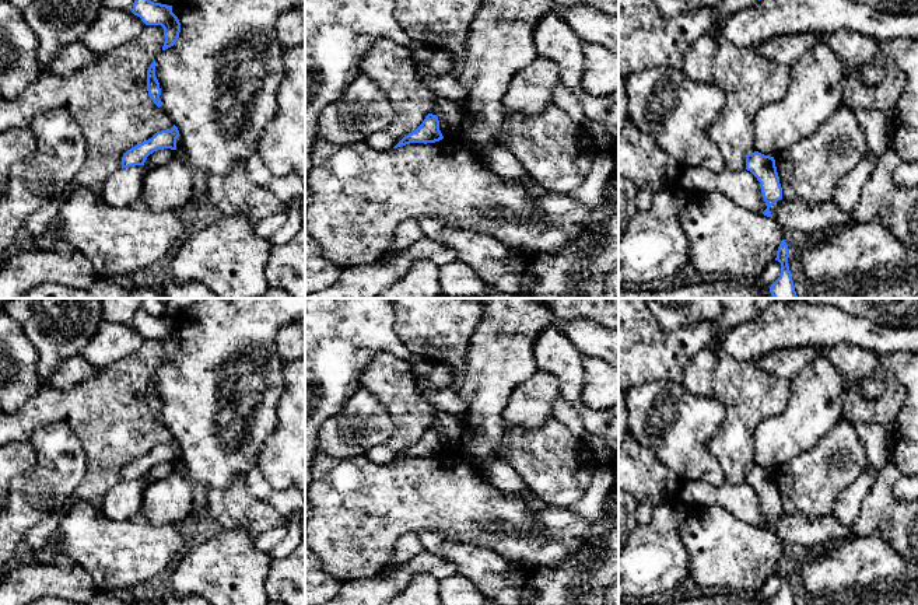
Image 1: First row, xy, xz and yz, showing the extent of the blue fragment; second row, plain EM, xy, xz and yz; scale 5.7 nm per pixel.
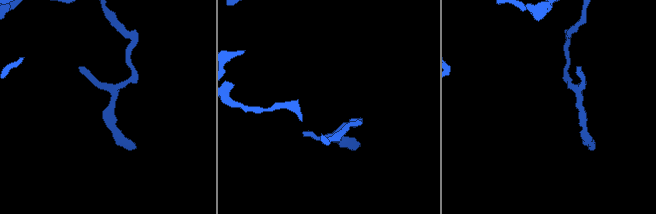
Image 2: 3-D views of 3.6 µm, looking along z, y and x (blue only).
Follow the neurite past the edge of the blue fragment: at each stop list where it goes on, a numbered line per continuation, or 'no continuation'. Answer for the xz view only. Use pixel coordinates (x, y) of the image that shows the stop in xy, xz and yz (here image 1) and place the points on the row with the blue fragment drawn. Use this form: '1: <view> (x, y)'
no continuation

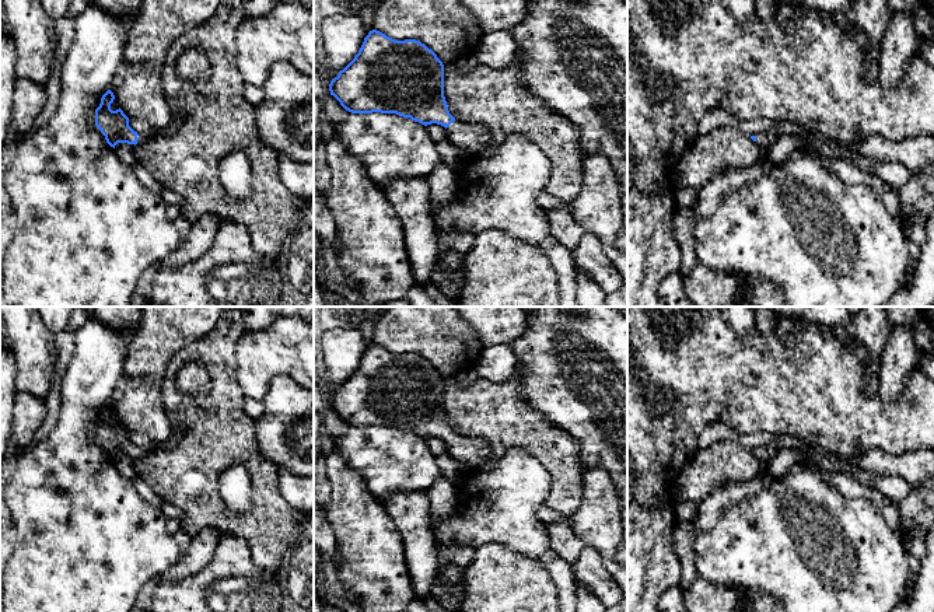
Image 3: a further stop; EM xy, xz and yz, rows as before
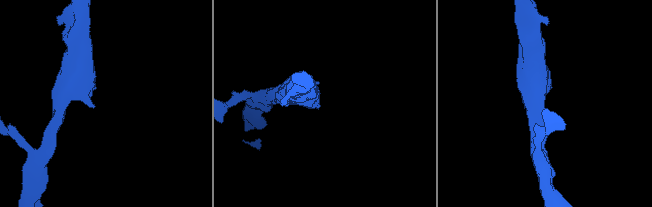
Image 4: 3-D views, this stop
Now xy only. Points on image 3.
1: xy (171, 128)

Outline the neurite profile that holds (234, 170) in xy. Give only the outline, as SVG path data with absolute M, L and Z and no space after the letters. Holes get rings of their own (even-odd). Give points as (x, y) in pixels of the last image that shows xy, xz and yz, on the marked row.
M232 151L218 162L218 179L225 192L237 199L251 193L251 161L244 151Z

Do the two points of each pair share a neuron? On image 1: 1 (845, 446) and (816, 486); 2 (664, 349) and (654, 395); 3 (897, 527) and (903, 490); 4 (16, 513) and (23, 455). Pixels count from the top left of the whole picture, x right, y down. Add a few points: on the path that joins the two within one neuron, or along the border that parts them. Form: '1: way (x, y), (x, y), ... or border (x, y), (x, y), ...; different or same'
1: way (840, 455), (820, 476); same
2: border (680, 385), (672, 381), (655, 380), (633, 388); different
3: border (894, 481), (893, 490), (903, 500); different
4: border (28, 441), (35, 464), (14, 479); different

